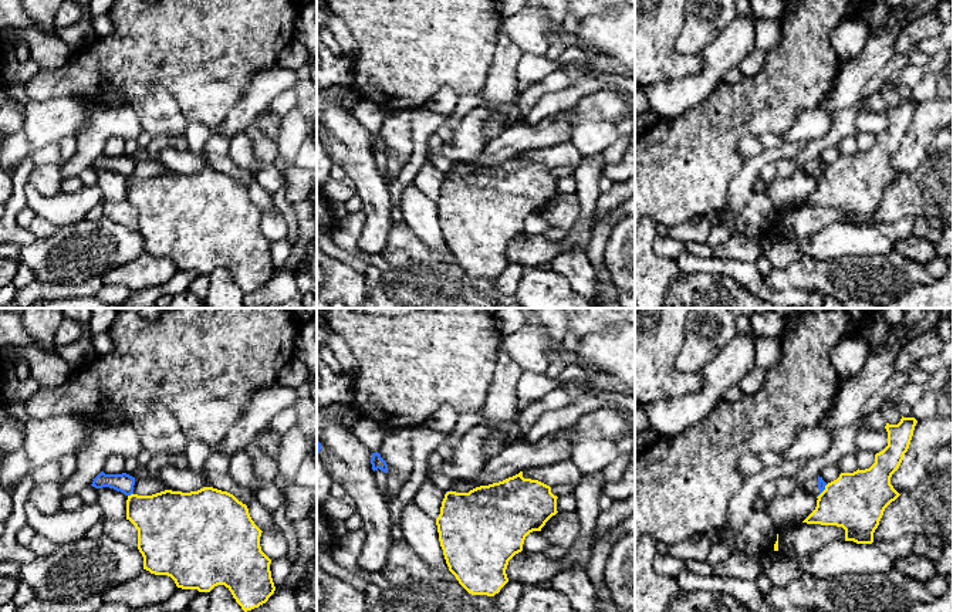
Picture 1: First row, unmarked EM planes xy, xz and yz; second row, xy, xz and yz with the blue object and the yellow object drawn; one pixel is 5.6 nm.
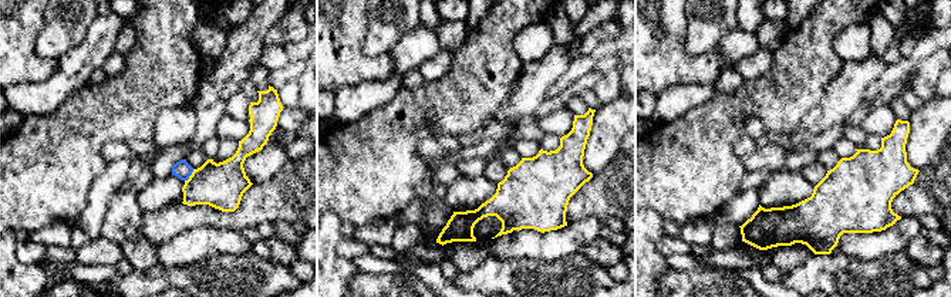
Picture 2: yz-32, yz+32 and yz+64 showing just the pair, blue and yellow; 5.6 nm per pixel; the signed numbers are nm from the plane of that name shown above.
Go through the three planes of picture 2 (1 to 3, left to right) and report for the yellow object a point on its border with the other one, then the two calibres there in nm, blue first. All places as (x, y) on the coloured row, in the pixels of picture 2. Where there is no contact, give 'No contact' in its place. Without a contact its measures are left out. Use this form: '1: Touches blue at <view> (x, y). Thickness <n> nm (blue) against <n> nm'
1: Touches blue at yz-32 (191, 174). Thickness 100 nm (blue) against 260 nm
2: No contact
3: No contact

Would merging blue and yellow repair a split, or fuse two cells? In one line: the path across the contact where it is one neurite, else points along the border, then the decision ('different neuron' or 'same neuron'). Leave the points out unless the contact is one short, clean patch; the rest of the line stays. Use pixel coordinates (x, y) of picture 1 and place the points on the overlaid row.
along xy (132, 493), (128, 496) | different neuron

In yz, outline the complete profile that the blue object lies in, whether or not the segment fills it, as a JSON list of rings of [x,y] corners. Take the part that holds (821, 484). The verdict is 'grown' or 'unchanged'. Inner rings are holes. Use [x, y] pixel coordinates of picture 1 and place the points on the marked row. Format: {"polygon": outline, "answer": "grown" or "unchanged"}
{"polygon": [[[818,476],[807,480],[802,490],[818,496],[825,490],[825,486],[827,483],[822,480],[822,477]]], "answer": "grown"}

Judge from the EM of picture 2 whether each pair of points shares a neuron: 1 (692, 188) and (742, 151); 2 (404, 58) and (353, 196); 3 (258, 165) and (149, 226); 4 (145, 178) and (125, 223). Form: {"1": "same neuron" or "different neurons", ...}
{"1": "different neurons", "2": "different neurons", "3": "different neurons", "4": "same neuron"}

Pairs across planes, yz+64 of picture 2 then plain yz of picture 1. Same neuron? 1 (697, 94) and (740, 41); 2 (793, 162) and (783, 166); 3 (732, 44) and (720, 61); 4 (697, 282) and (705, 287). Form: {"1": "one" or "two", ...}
{"1": "one", "2": "one", "3": "one", "4": "one"}

